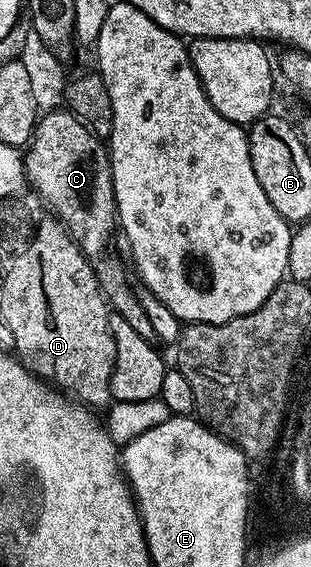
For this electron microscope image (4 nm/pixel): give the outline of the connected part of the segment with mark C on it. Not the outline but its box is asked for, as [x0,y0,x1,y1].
[24,108,157,341]

